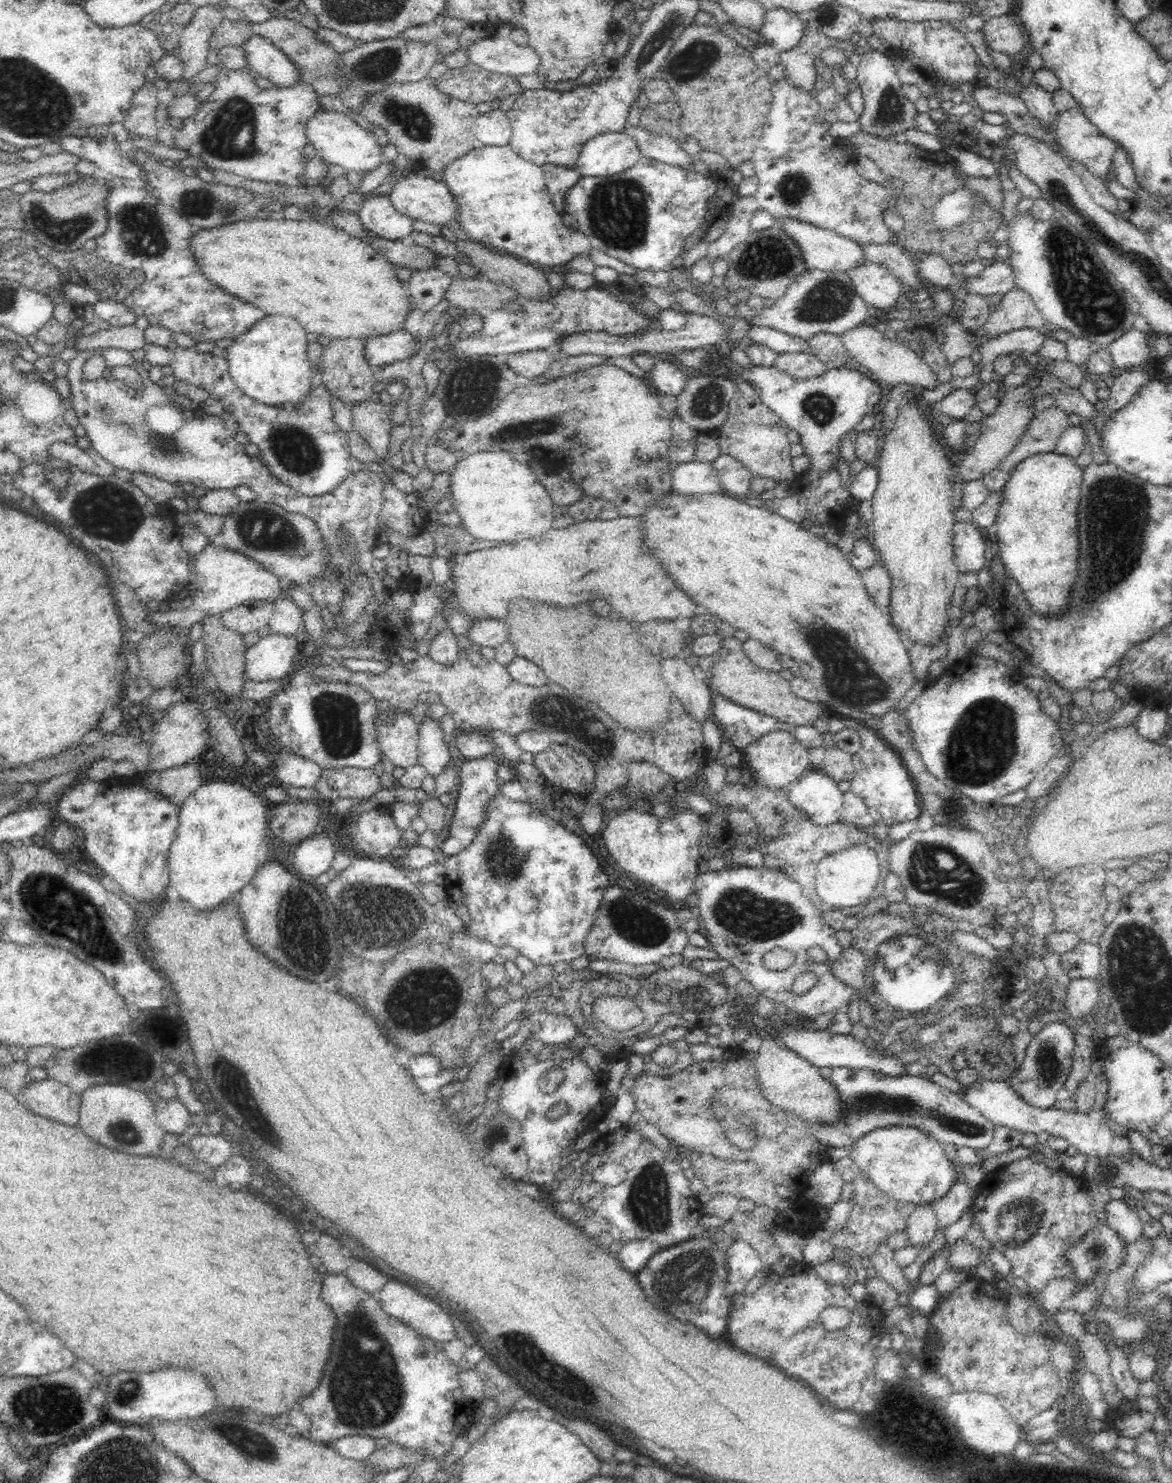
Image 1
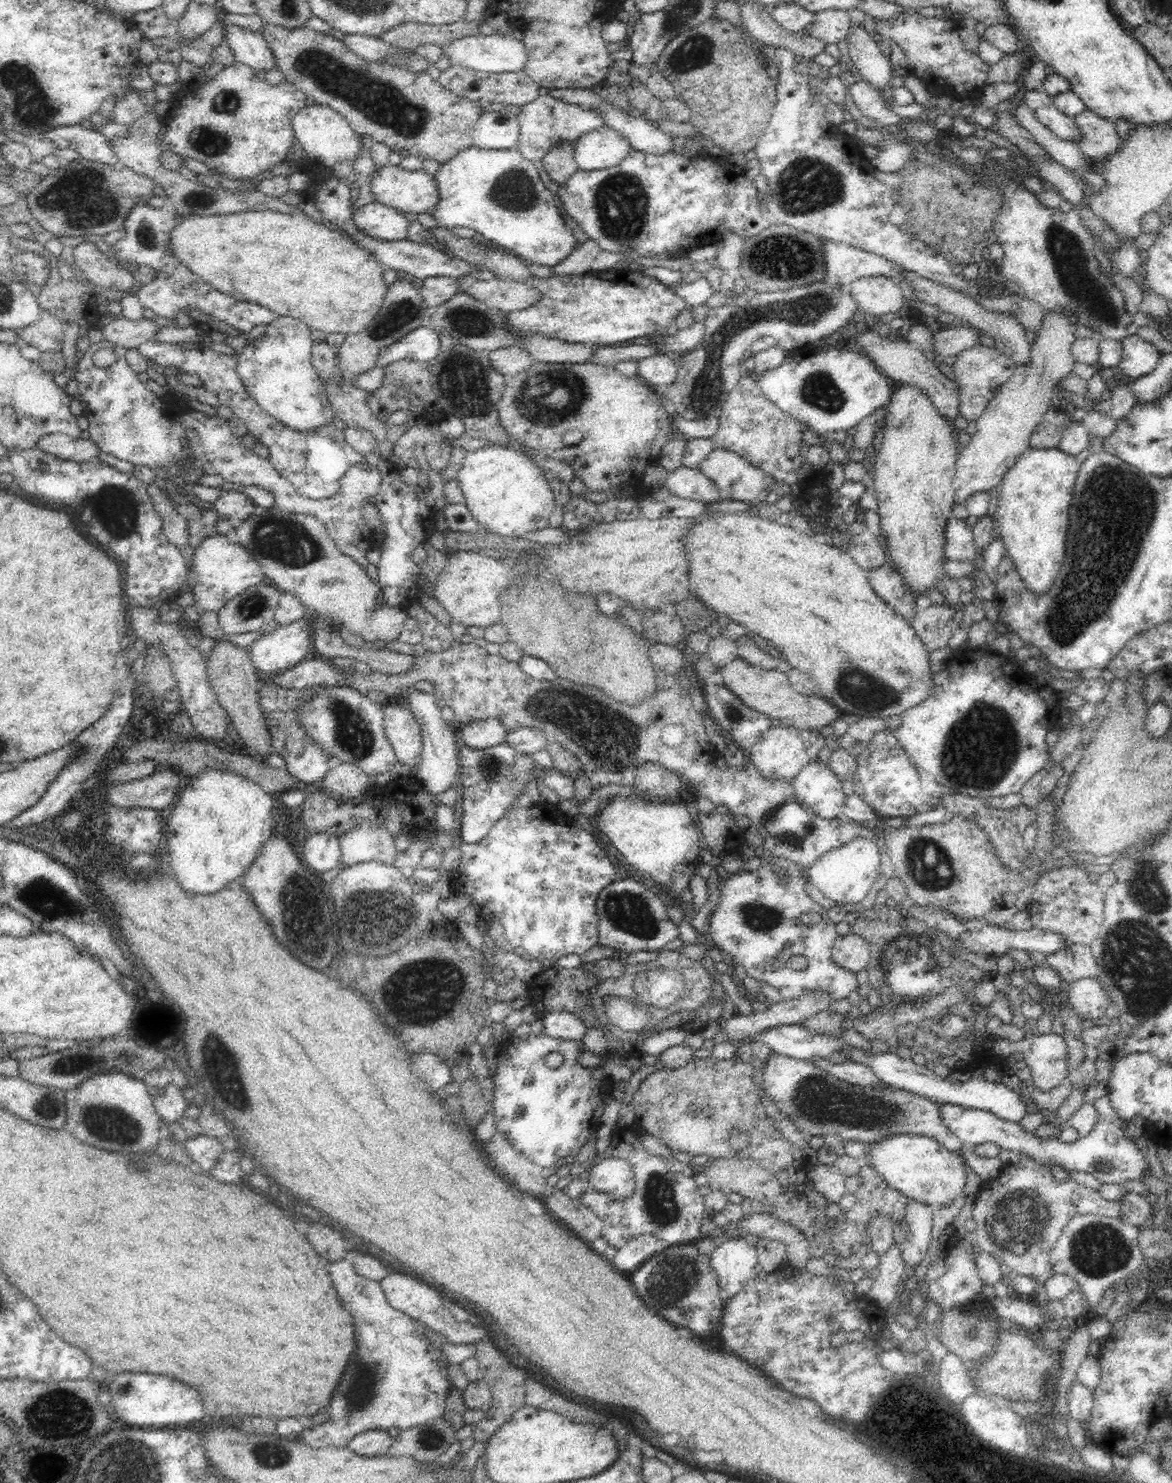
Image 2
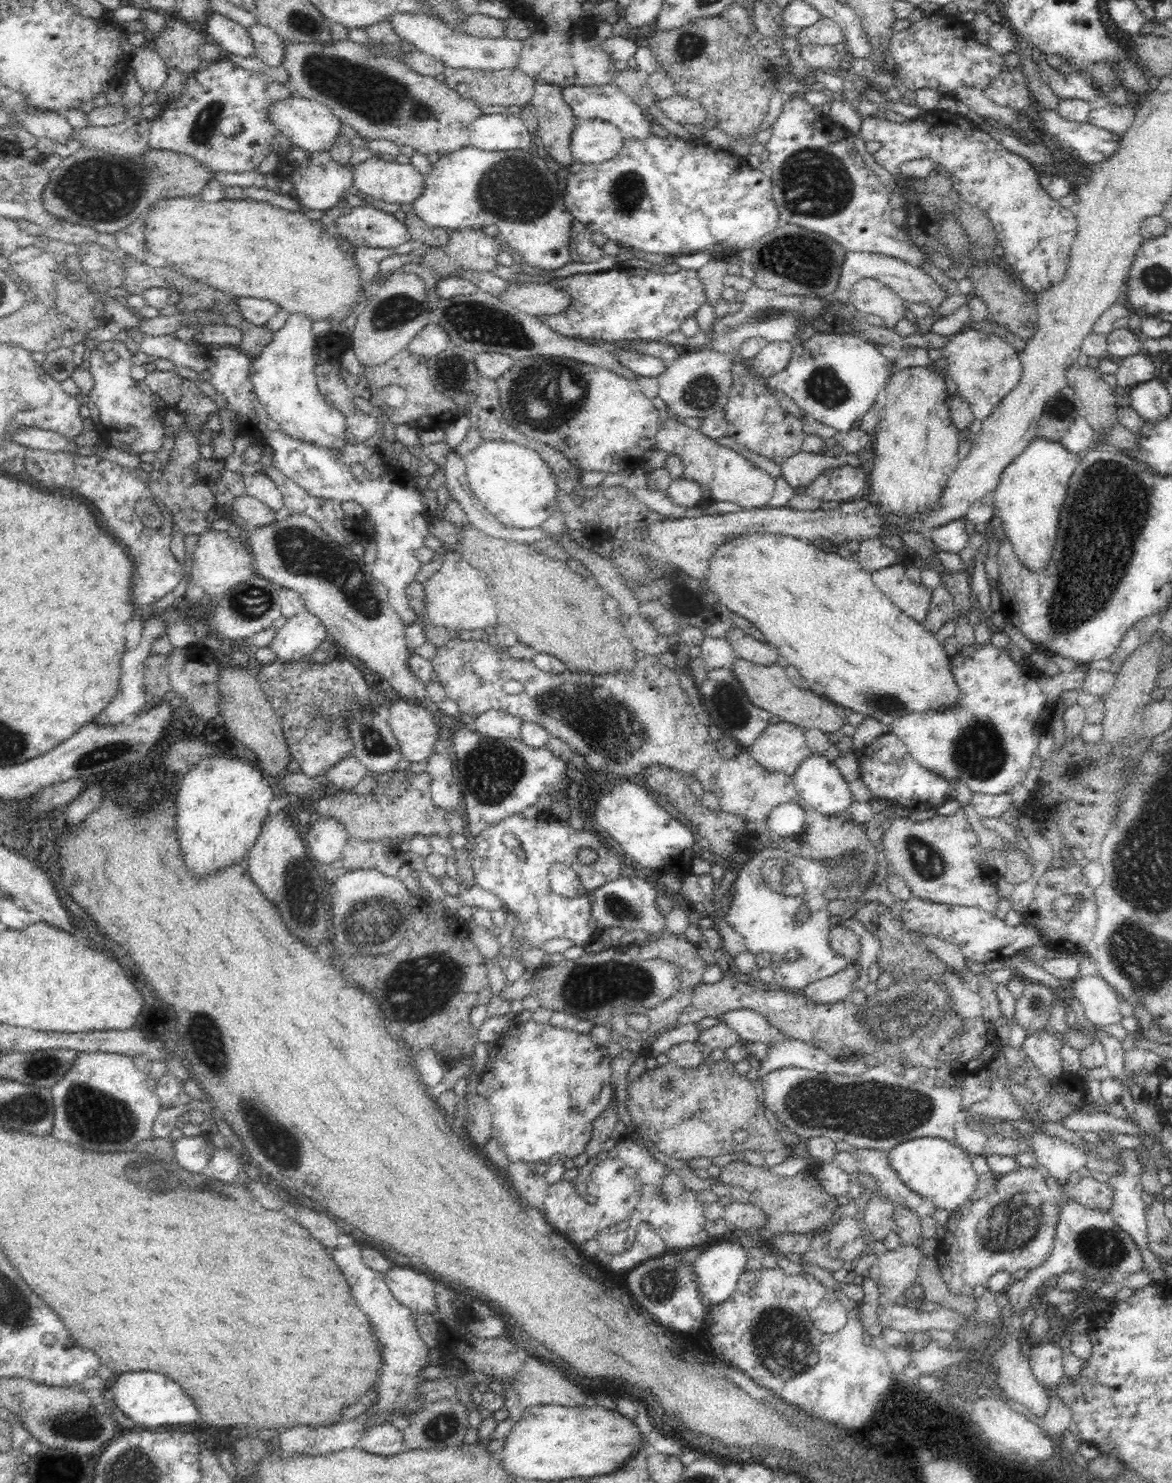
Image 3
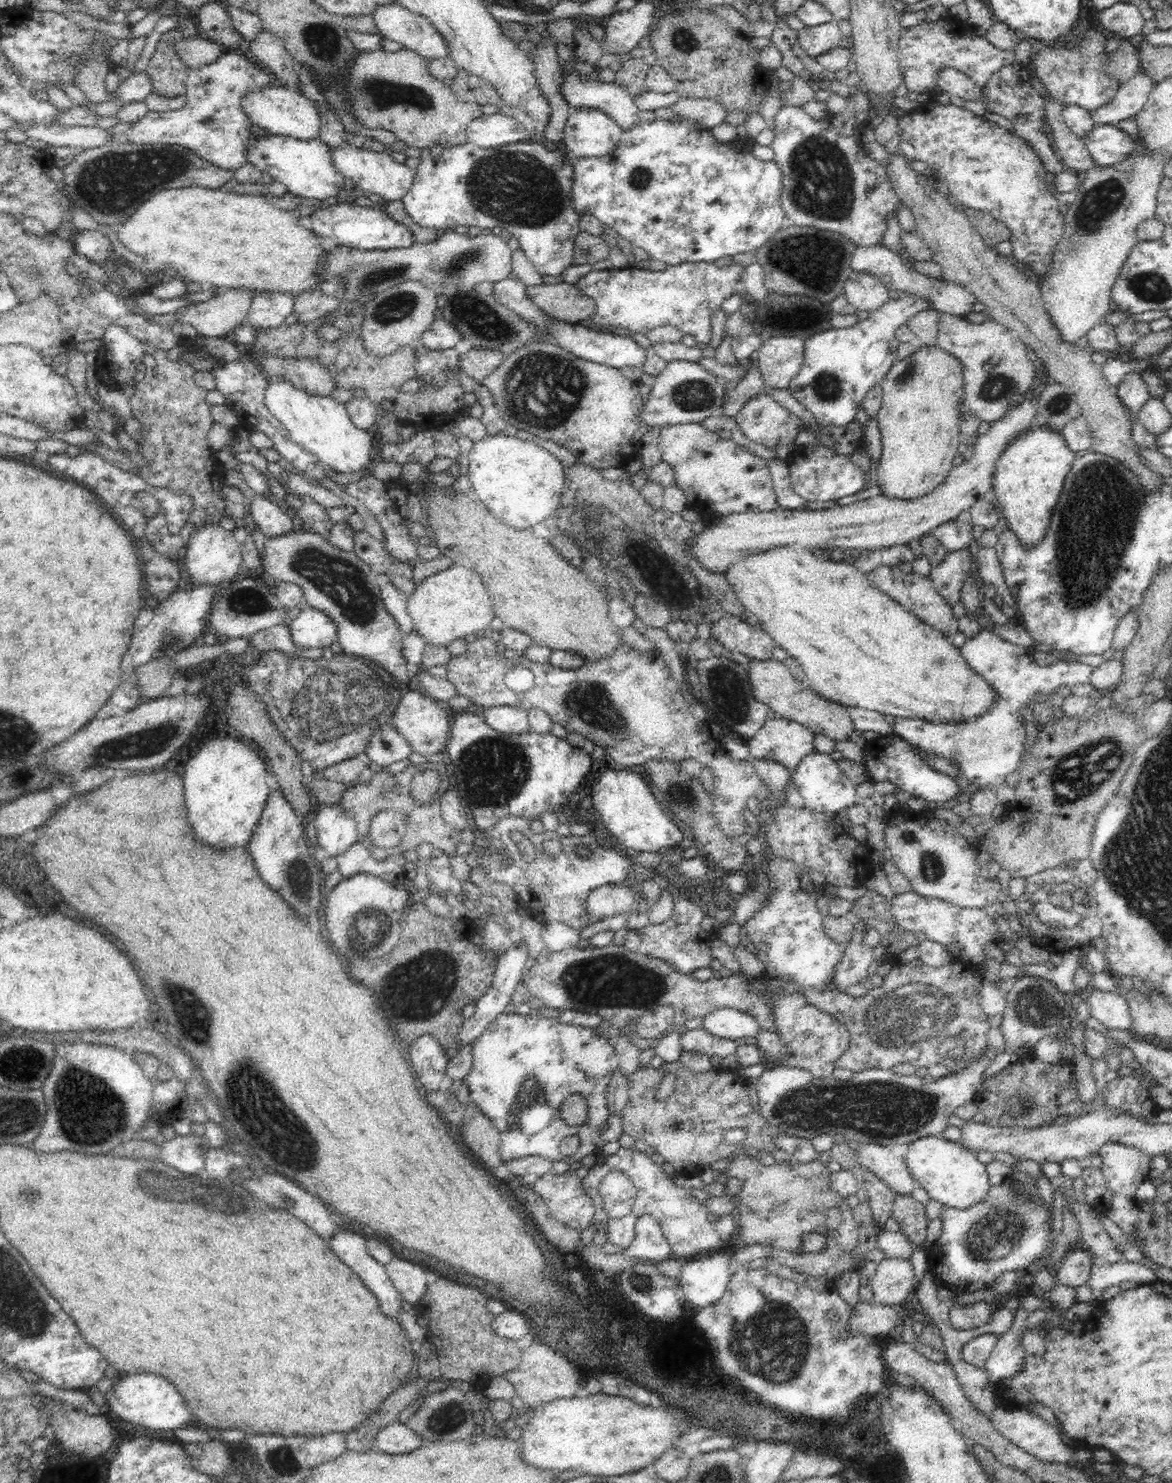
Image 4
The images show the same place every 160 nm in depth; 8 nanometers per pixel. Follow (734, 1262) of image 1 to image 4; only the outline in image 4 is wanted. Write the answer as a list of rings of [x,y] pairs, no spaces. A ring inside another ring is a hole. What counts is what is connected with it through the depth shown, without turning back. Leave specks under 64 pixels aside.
[[[710,1252],[700,1258],[688,1260],[679,1276],[682,1296],[698,1308],[714,1305],[726,1292],[730,1278],[730,1252]]]

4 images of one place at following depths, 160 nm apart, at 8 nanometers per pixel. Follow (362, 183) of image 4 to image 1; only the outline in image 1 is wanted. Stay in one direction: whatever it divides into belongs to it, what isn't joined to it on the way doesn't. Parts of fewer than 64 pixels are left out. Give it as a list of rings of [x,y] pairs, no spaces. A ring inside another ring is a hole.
[[[415,173],[400,180],[390,190],[390,203],[398,212],[413,221],[422,220],[438,226],[458,227],[458,202],[446,183],[432,177],[417,177]]]

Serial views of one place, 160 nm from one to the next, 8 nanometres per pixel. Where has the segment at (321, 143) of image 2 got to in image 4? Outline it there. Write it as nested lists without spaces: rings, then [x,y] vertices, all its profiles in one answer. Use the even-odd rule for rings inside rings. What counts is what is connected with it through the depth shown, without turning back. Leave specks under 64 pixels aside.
[[[278,82],[266,88],[255,89],[254,92],[246,92],[240,105],[252,124],[265,128],[274,135],[291,136],[296,140],[314,140],[318,139],[318,132],[322,128],[322,119],[316,103]]]

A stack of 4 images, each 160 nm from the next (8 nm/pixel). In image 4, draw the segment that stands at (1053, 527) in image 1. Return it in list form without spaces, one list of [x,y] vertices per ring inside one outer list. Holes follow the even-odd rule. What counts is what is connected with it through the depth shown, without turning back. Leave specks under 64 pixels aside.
[[[1028,428],[1000,455],[993,477],[995,503],[1008,520],[1008,528],[1026,548],[1040,544],[1046,536],[1050,516],[1054,514],[1075,458],[1062,433],[1049,428]]]

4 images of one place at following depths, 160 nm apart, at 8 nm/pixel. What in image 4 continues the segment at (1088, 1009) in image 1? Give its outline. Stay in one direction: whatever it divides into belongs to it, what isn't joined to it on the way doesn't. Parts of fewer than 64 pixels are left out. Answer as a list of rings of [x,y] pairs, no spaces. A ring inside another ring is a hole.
[[[1092,985],[1087,988],[1090,1014],[1106,1028],[1128,1030],[1131,1028],[1132,1017],[1129,1002],[1122,992],[1100,991]]]

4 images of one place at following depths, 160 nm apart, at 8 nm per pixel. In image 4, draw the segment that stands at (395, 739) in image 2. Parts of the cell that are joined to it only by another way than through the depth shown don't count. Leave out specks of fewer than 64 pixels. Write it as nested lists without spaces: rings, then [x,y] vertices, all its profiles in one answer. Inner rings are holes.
[[[406,689],[398,701],[391,718],[392,726],[406,739],[412,752],[418,752],[428,758],[432,754],[441,754],[450,736],[450,716],[435,699],[428,697],[420,690]]]

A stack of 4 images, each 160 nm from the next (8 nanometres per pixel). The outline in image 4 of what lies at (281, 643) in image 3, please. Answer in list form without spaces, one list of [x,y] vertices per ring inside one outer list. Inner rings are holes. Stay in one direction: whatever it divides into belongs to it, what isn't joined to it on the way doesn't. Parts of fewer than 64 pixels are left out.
[[[303,606],[295,619],[289,621],[290,637],[298,648],[336,646],[338,627],[334,621],[315,608]]]

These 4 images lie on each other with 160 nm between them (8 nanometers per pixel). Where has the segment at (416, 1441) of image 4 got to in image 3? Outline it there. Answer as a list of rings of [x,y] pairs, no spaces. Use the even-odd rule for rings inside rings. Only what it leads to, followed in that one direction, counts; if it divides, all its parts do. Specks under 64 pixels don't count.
[[[389,1423],[374,1426],[363,1432],[356,1446],[364,1452],[378,1456],[394,1456],[406,1451],[404,1432],[397,1430]]]

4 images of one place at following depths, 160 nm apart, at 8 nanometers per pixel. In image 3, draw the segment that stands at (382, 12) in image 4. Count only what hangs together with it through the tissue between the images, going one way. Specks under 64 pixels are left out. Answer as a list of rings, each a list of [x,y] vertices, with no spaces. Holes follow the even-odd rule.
[[[398,13],[390,16],[394,31],[398,33],[403,44],[412,49],[429,54],[443,62],[450,68],[475,68],[476,70],[502,70],[516,68],[521,50],[522,41],[513,37],[479,37],[464,34],[456,28],[447,26],[443,21],[428,14]]]

